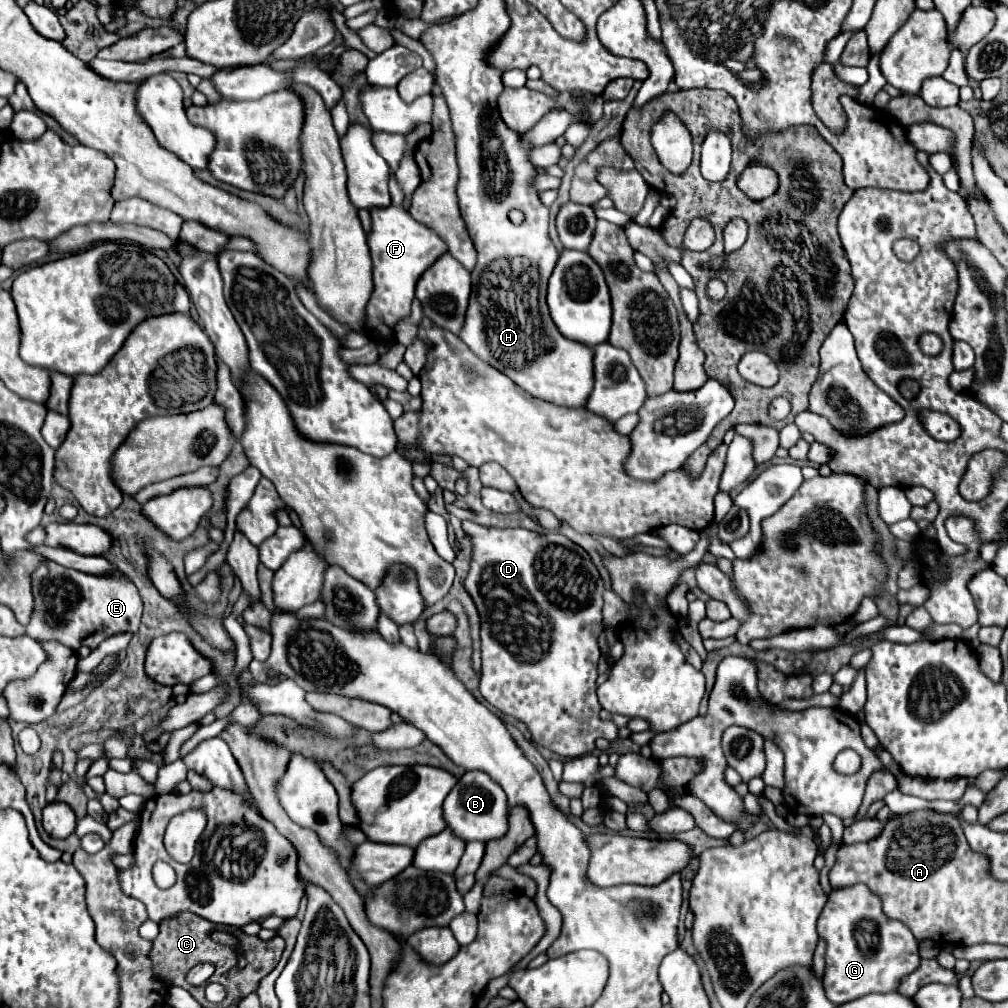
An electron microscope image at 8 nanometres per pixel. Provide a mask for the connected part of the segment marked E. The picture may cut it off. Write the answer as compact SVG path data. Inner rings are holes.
M43 558L43 562L31 572L31 584L35 608L25 626L25 636L37 642L55 640L71 650L79 650L81 646L95 650L103 640L119 632L135 634L139 630L143 602L125 574L119 578L99 578Z

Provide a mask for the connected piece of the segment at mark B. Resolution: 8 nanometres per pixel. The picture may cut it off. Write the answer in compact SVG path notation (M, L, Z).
M475 770L475 772L467 772L465 776L461 776L457 786L445 798L443 808L445 808L447 826L453 828L453 832L465 842L471 842L471 840L489 842L493 838L501 838L507 832L509 806L507 806L505 792L501 790L501 786L497 786L495 780L491 780L483 772Z

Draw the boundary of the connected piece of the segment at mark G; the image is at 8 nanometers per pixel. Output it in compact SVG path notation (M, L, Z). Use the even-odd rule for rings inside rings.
M865 884L833 890L817 922L817 934L825 942L825 978L827 998L841 1006L871 992L895 992L897 982L911 974L919 962L917 940L911 930L891 918L875 918L875 904L881 898Z

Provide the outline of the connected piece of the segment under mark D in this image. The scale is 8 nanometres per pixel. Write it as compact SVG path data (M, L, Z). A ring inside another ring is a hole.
M463 520L461 524L463 532L471 536L471 544L473 544L473 552L471 552L471 568L467 578L463 580L463 588L469 592L469 596L473 598L479 616L481 616L481 696L493 704L497 710L501 710L507 716L513 716L521 722L527 724L529 732L531 732L531 740L559 756L567 756L567 758L577 758L577 756L585 756L591 754L595 750L595 740L597 738L605 738L609 742L615 742L619 738L619 728L611 722L599 720L599 702L597 702L597 664L601 658L601 650L597 646L597 638L603 630L603 616L601 616L601 608L603 608L603 580L597 572L597 568L593 566L589 554L577 546L575 542L571 542L569 538L565 538L559 532L547 532L547 534L539 534L539 532L531 532L525 528L487 528L481 524L475 524L470 520Z

